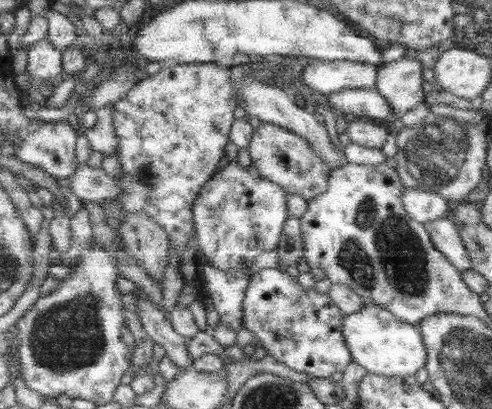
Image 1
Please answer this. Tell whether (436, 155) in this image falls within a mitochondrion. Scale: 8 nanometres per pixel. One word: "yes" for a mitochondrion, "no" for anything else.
yes

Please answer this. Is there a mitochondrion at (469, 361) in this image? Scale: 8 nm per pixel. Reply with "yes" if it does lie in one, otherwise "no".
yes

